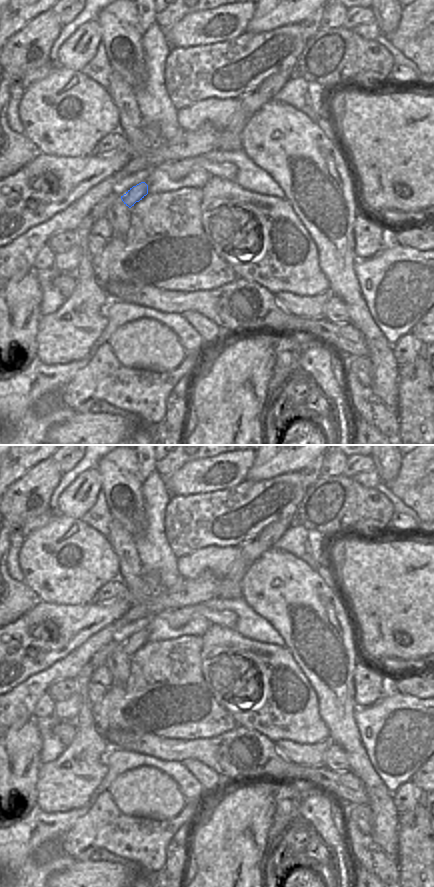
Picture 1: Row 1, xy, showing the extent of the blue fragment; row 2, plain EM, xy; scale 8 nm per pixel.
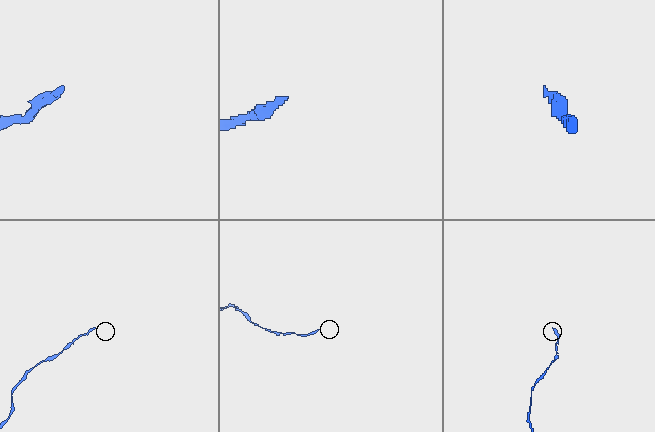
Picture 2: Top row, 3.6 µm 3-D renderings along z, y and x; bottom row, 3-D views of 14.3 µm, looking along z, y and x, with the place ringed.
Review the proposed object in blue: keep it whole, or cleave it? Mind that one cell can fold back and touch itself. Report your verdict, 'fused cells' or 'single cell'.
fused cells

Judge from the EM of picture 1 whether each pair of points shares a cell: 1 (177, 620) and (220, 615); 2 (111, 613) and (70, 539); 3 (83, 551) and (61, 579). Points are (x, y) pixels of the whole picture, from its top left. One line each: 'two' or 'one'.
1: one
2: two
3: one

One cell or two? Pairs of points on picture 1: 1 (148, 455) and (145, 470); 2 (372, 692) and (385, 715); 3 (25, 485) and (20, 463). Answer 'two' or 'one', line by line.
1: one
2: two
3: two

